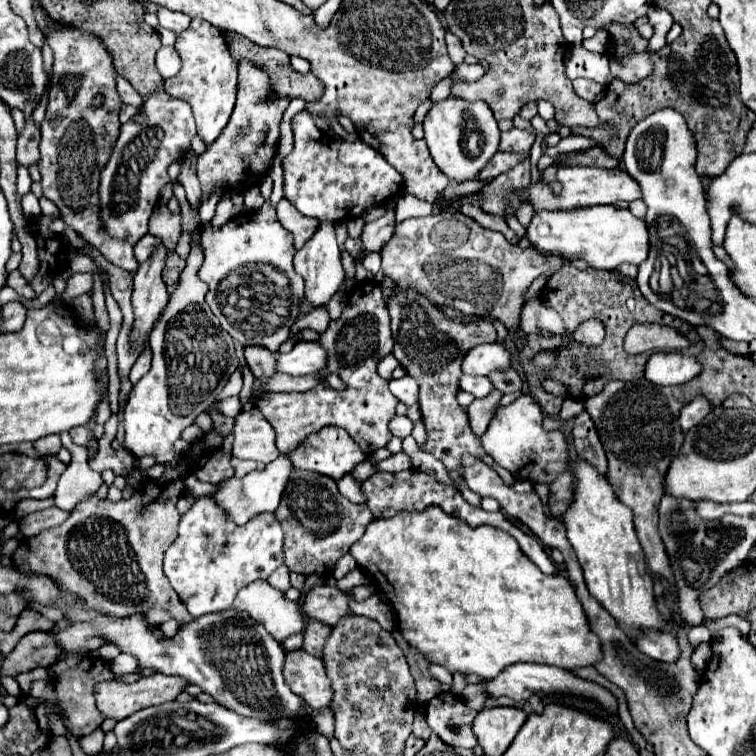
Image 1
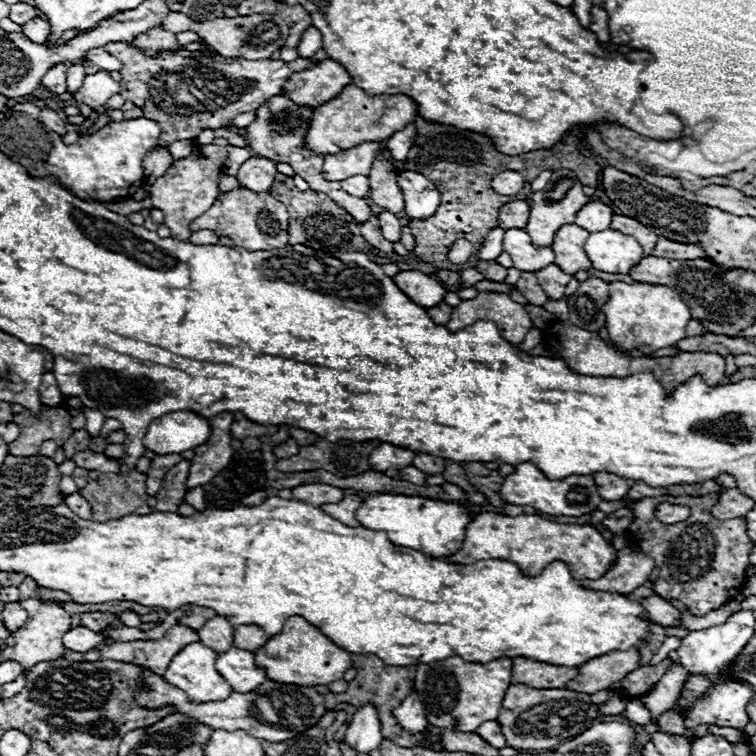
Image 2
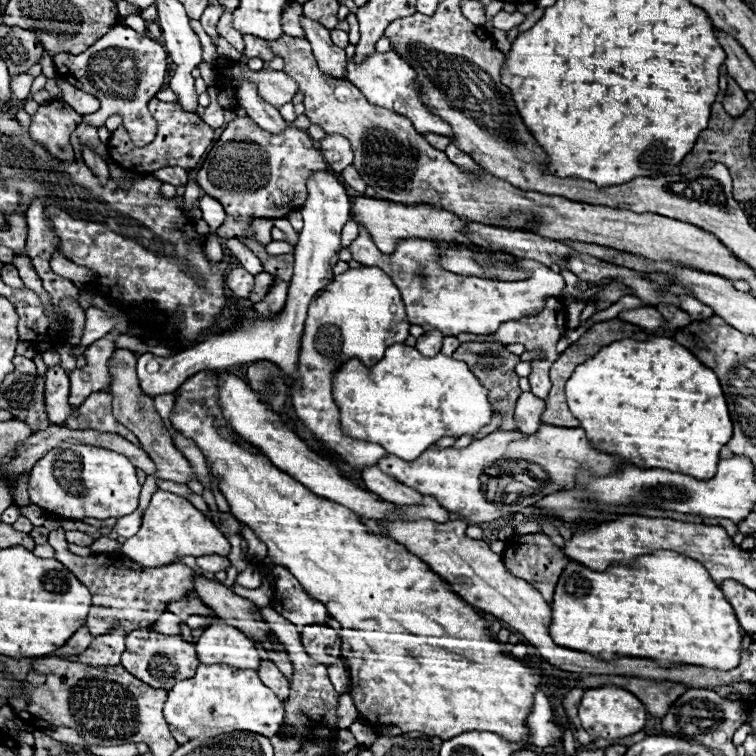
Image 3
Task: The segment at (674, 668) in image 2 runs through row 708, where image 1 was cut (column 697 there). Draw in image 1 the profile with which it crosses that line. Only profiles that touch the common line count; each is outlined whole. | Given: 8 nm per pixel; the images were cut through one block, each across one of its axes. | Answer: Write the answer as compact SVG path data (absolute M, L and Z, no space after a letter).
M710 642L702 643L694 650L694 654L692 654L692 666L694 666L698 672L702 672L702 670L706 668L708 660L710 660Z

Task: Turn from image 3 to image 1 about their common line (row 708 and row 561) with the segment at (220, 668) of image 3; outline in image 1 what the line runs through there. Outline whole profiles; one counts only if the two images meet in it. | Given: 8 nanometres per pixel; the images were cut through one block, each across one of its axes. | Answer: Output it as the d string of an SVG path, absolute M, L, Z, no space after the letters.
M202 496L180 520L180 534L164 556L164 574L194 618L224 612L232 608L240 588L254 580L266 580L284 564L282 540L284 534L274 514L258 516L246 526L236 526L226 520L226 514L212 497Z

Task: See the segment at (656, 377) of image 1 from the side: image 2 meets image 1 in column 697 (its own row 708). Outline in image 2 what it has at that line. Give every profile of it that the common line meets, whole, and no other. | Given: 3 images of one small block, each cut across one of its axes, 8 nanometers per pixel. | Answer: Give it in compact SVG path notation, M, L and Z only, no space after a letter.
M372 704L358 708L346 730L344 742L362 754L368 754L370 750L378 748L382 740L384 738L380 732L380 720L378 720L376 708Z

